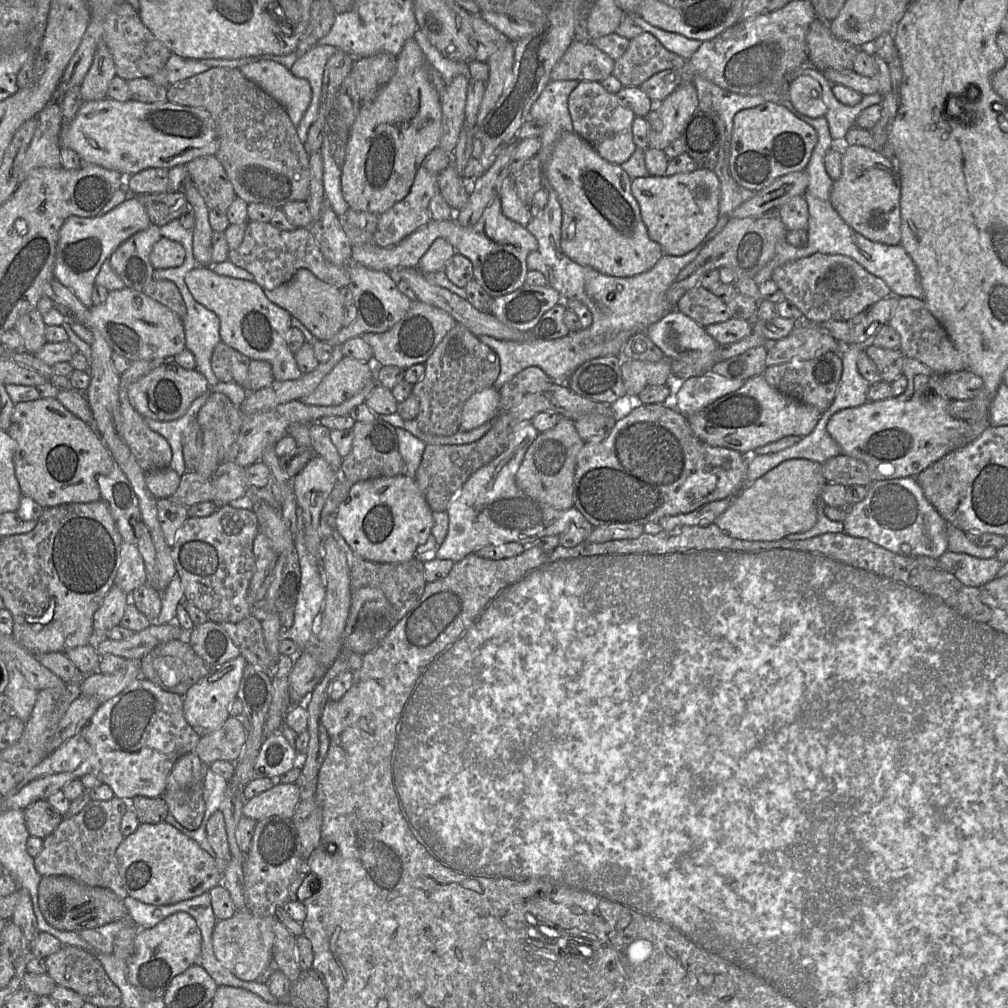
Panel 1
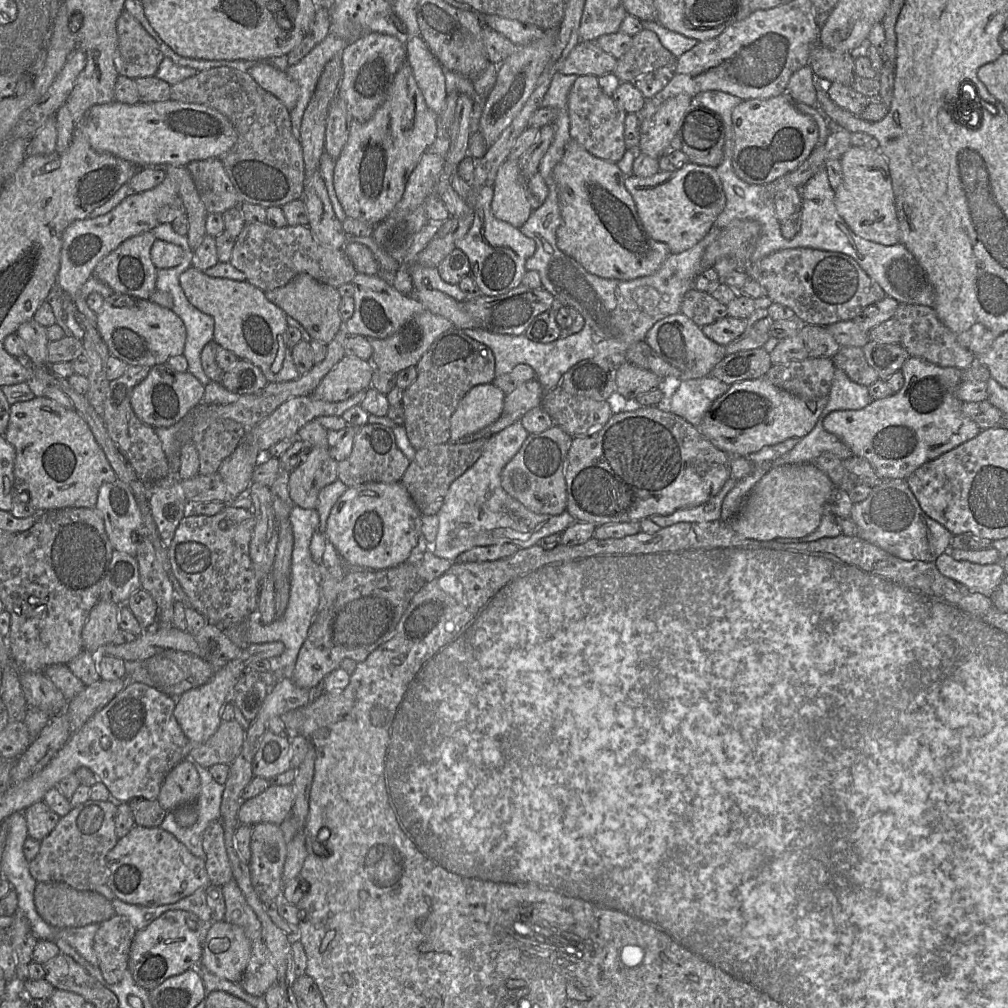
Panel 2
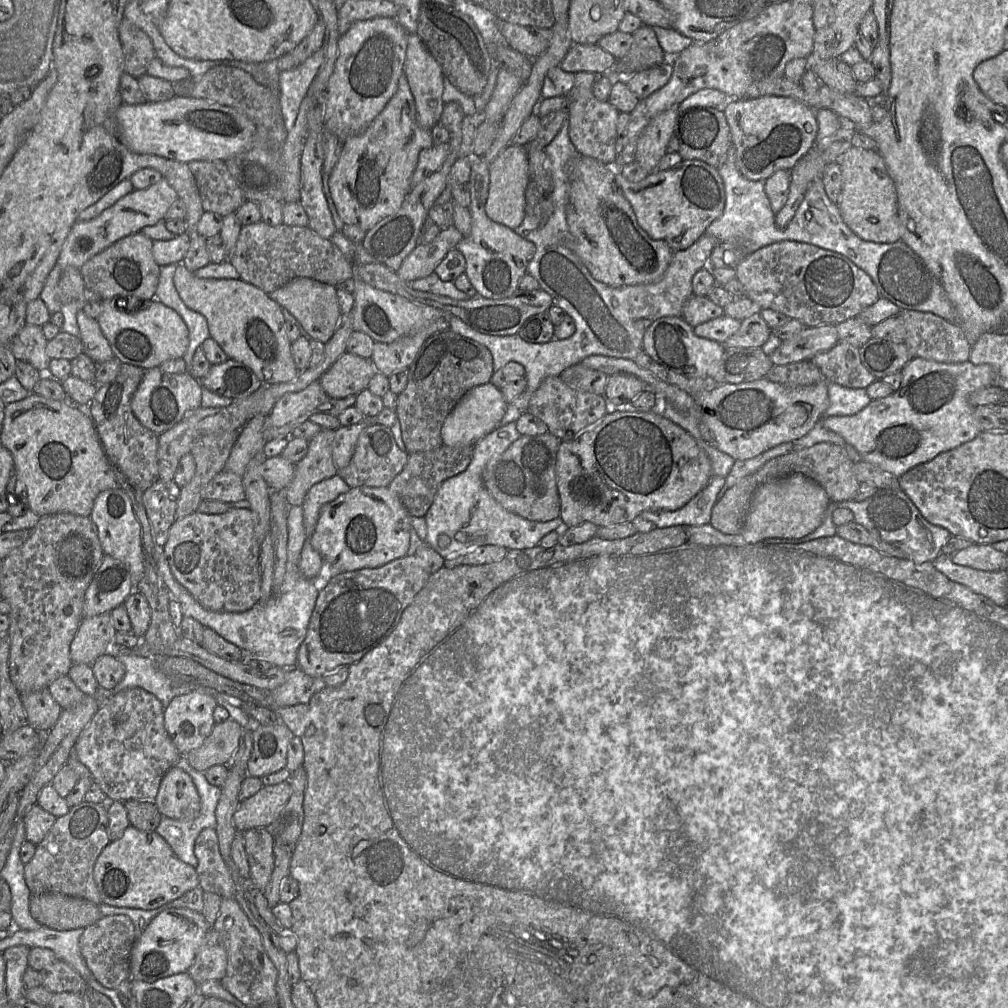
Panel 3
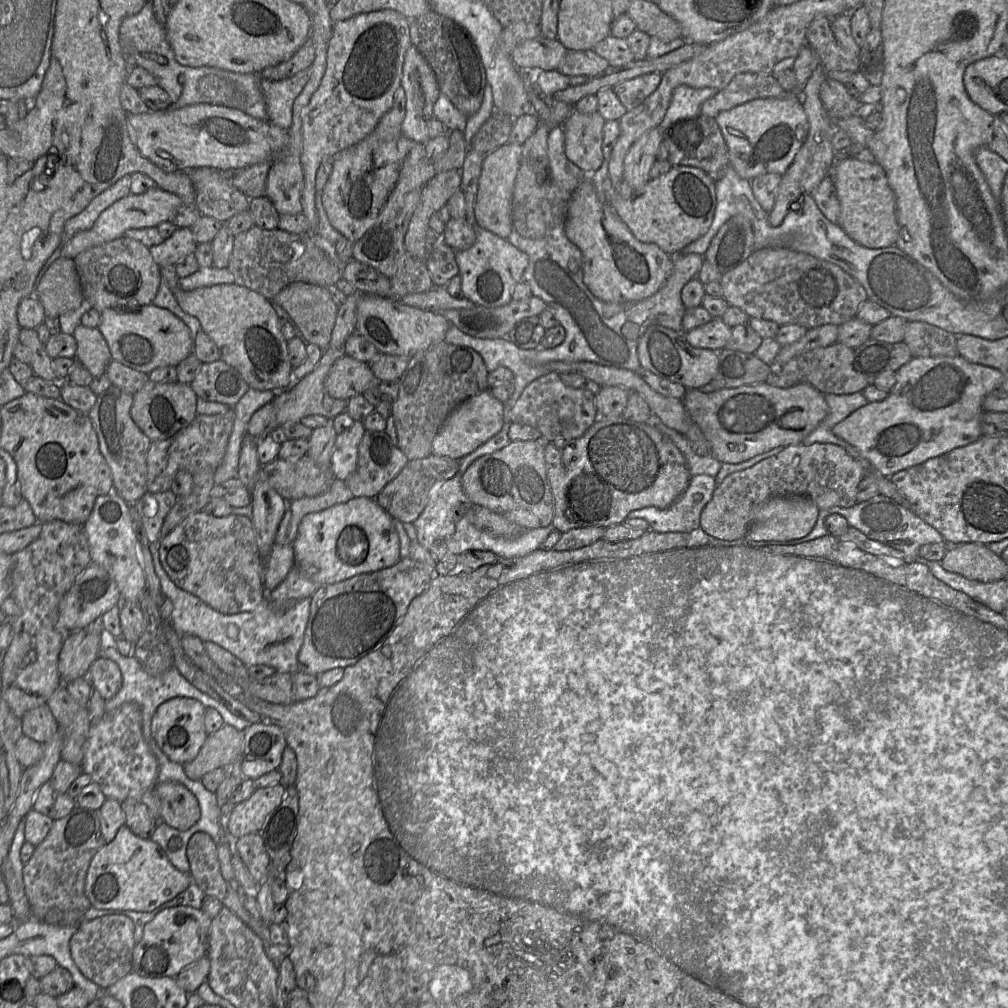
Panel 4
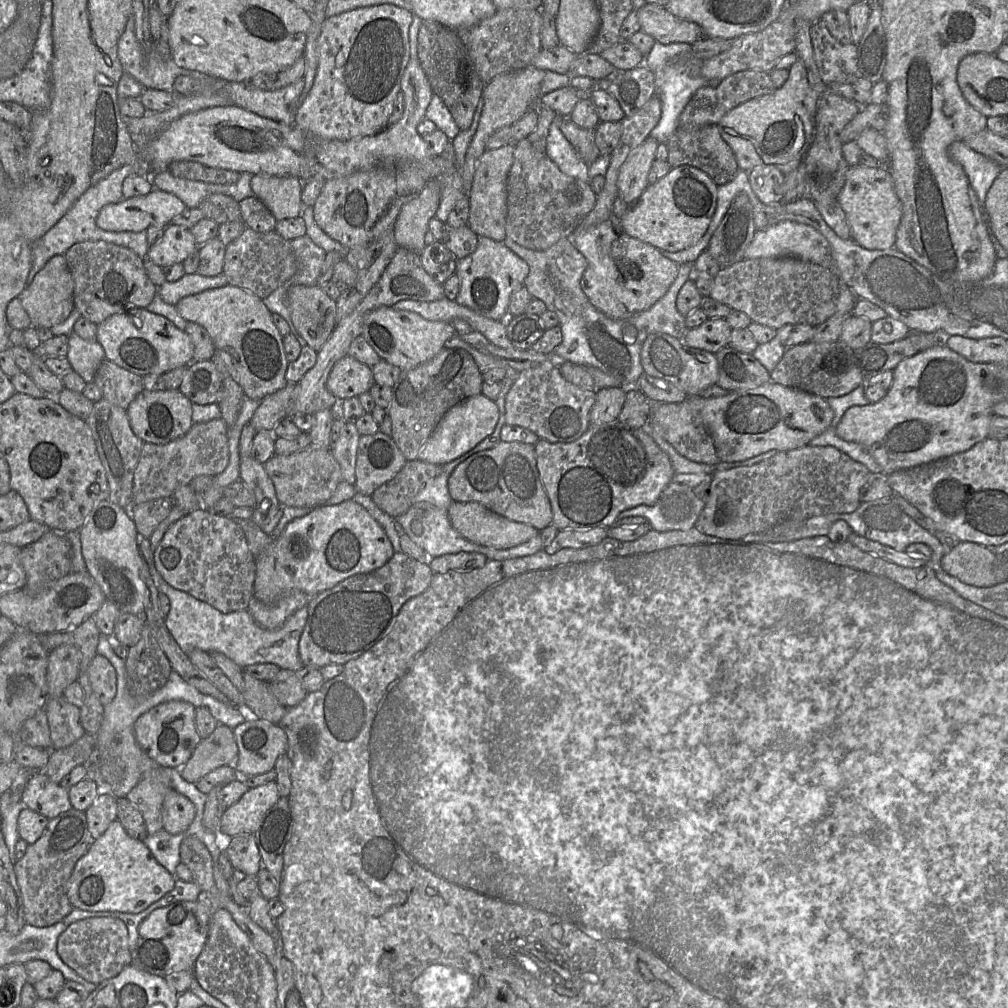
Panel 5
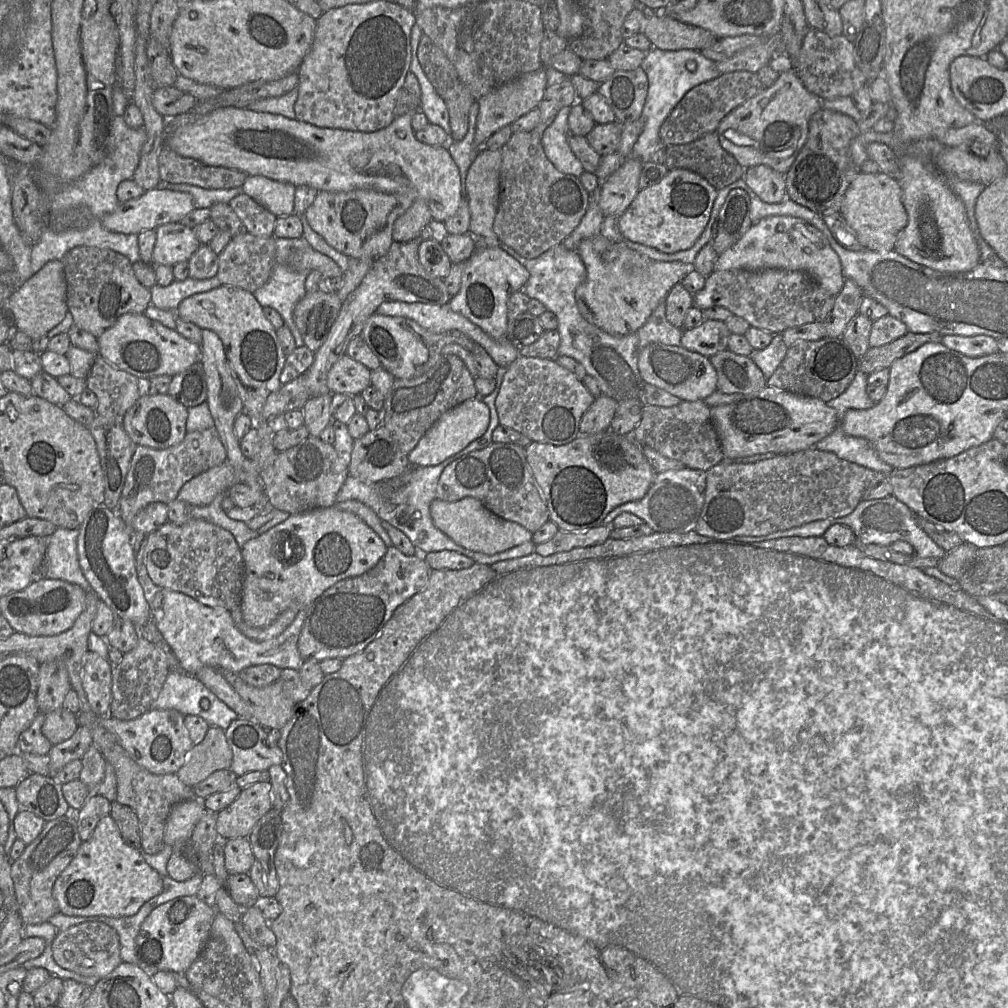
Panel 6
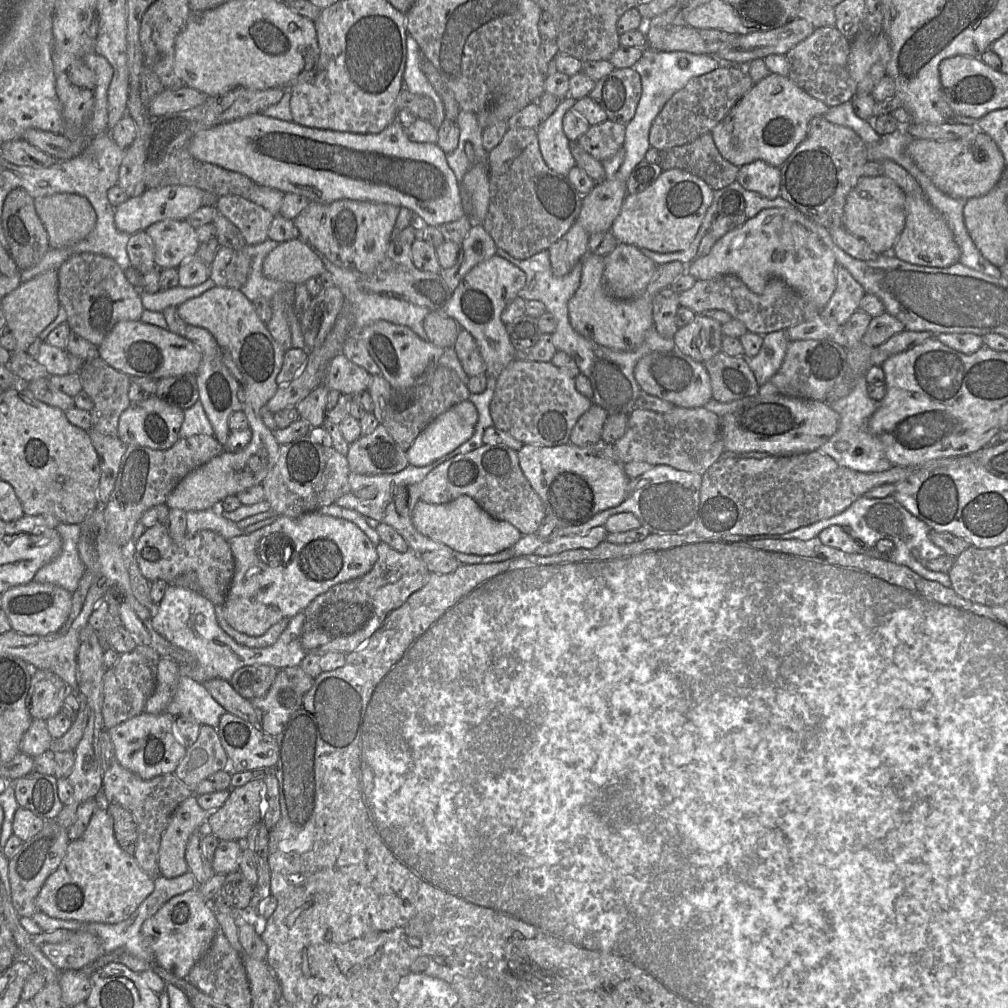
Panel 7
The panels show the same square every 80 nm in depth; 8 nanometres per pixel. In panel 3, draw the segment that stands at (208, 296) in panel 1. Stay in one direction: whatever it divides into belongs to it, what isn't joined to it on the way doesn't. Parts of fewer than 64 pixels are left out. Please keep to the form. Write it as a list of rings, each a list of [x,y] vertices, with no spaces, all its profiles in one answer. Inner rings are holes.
[[[182,264],[178,265],[173,282],[184,304],[206,318],[210,338],[222,348],[229,359],[249,367],[262,383],[284,383],[298,377],[299,371],[291,355],[291,342],[284,328],[286,321],[282,307],[271,300],[268,294],[241,279],[199,278]]]

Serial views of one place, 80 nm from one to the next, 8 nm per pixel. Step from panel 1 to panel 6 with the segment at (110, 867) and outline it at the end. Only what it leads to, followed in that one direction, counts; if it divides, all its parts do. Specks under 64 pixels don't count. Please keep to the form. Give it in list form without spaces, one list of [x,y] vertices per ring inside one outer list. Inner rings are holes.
[[[76,812],[46,821],[42,832],[28,844],[22,855],[11,865],[18,912],[25,925],[42,924],[59,912],[53,897],[53,886],[58,876],[75,857],[81,843]]]

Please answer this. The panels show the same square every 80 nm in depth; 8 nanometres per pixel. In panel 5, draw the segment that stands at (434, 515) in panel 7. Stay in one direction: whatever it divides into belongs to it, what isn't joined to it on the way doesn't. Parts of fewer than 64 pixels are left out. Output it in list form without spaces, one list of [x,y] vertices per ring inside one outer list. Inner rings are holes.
[[[453,501],[448,508],[448,517],[452,526],[466,539],[497,549],[512,548],[539,535],[539,531],[533,526],[510,520],[475,501]]]

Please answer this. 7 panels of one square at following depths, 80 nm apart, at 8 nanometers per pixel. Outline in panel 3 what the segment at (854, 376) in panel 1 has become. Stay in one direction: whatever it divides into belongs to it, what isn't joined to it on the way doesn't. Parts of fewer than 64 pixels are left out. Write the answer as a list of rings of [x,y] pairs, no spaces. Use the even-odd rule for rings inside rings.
[[[836,383],[828,384],[829,407],[823,419],[830,416],[851,416],[862,411],[872,399],[864,388],[848,388]]]

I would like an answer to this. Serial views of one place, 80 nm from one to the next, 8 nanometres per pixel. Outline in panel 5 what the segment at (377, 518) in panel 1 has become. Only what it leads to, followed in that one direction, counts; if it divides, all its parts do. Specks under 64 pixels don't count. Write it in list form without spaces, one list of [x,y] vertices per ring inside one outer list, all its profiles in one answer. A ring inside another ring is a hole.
[[[353,499],[336,505],[318,506],[307,515],[289,522],[282,533],[255,558],[254,598],[270,605],[293,589],[299,589],[314,597],[348,577],[380,568],[394,553],[393,545],[383,527]]]

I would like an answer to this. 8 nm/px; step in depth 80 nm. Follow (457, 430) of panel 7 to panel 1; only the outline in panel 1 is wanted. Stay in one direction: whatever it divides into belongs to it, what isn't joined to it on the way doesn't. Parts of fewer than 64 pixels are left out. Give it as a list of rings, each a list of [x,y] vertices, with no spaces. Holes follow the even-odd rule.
[[[493,386],[473,394],[464,404],[460,429],[469,431],[491,422],[500,412],[499,390]]]

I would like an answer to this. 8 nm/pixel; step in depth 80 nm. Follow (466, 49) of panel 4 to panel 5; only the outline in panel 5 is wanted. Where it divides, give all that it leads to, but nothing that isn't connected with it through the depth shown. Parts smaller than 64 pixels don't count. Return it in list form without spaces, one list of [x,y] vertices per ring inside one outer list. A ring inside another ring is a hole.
[[[433,20],[421,22],[417,41],[418,60],[433,93],[442,99],[458,128],[468,129],[485,84],[477,73],[464,43],[455,30]]]

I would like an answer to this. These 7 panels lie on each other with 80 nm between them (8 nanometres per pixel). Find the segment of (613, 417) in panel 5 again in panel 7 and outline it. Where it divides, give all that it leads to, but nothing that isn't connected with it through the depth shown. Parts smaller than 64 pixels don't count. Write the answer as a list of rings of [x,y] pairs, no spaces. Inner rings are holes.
[[[592,404],[574,425],[569,443],[585,447],[601,441],[601,434],[608,413],[602,407]]]

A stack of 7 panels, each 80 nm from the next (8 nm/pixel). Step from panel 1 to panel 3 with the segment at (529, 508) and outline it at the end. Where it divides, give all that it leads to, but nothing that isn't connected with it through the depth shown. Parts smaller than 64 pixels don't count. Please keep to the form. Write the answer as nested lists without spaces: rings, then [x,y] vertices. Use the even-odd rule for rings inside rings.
[[[514,422],[496,428],[474,444],[472,460],[466,470],[440,485],[432,505],[424,516],[427,526],[425,543],[444,559],[455,559],[474,547],[486,545],[499,545],[508,550],[530,549],[536,547],[550,532],[562,532],[564,524],[560,517],[547,522],[527,520],[502,507],[484,485],[482,475],[487,463],[505,452],[520,437]],[[440,535],[450,538],[450,543],[445,548],[438,544]]]

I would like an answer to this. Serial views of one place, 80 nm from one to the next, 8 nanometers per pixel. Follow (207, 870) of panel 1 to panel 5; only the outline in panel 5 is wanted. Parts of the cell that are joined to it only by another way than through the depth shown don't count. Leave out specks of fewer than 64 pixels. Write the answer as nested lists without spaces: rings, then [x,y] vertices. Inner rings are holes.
[[[116,819],[77,861],[67,883],[67,896],[74,909],[138,914],[171,891],[175,881],[176,876],[159,864],[145,843],[130,837]]]

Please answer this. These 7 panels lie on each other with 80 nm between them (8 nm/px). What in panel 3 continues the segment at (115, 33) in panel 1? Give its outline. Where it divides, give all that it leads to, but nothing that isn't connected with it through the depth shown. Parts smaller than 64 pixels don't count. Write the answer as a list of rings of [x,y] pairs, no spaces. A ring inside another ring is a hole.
[[[123,18],[119,26],[119,37],[124,56],[124,72],[135,78],[146,74],[149,64],[155,58],[148,35]]]

